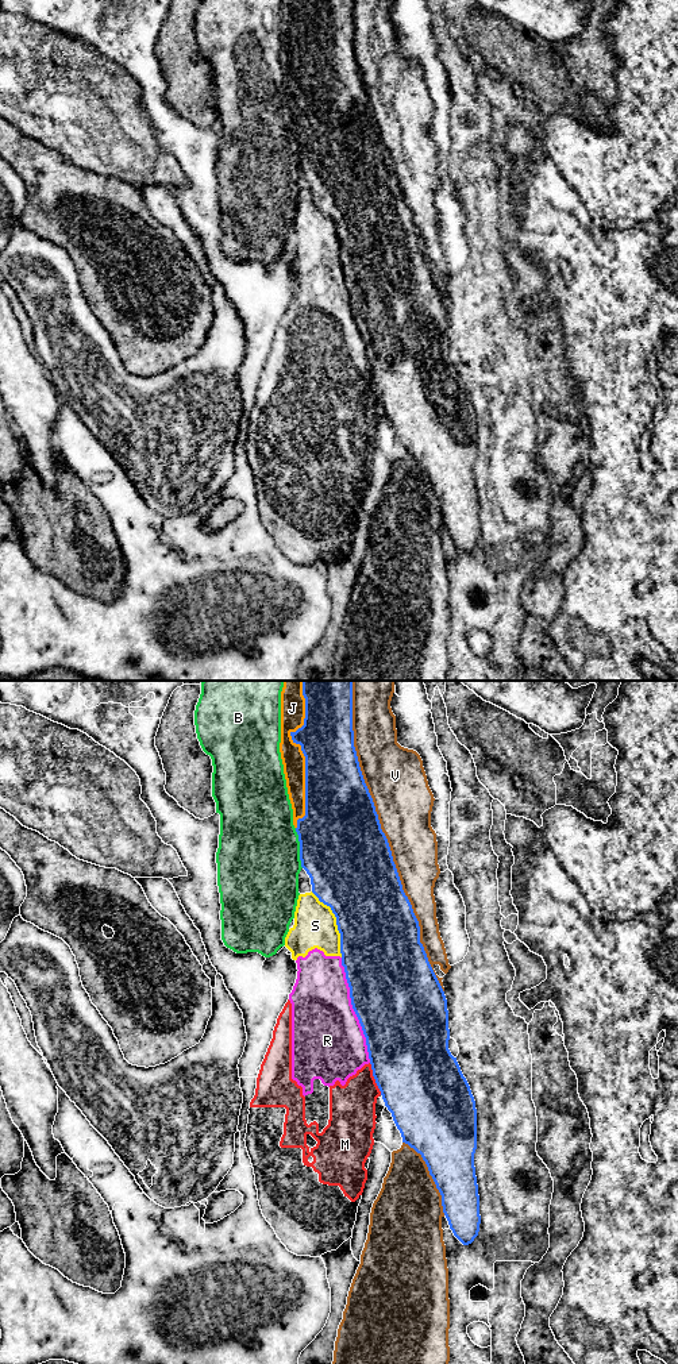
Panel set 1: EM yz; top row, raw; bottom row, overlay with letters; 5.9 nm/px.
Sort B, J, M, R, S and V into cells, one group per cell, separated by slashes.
B / J / M R S / V

